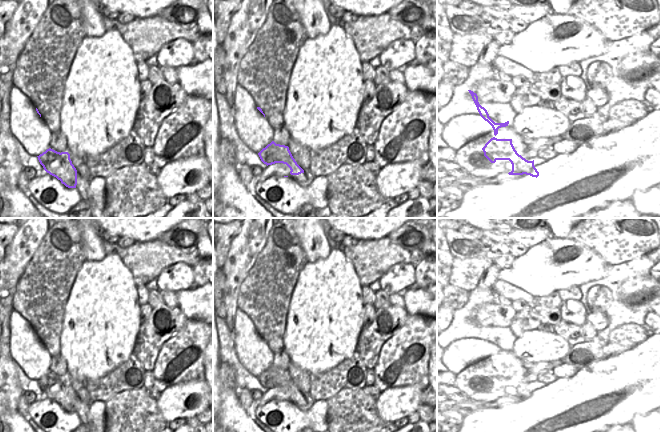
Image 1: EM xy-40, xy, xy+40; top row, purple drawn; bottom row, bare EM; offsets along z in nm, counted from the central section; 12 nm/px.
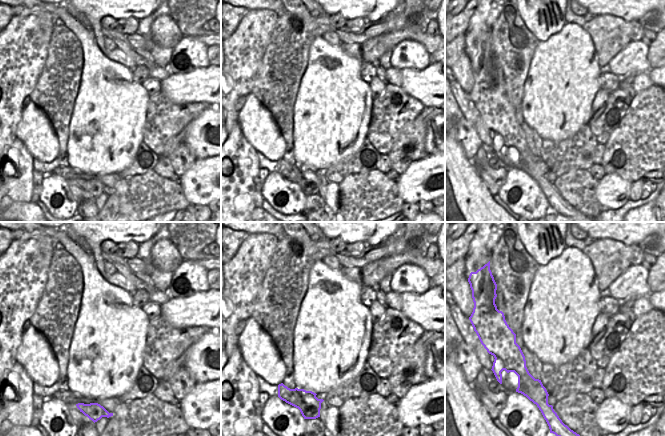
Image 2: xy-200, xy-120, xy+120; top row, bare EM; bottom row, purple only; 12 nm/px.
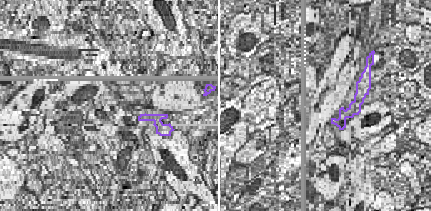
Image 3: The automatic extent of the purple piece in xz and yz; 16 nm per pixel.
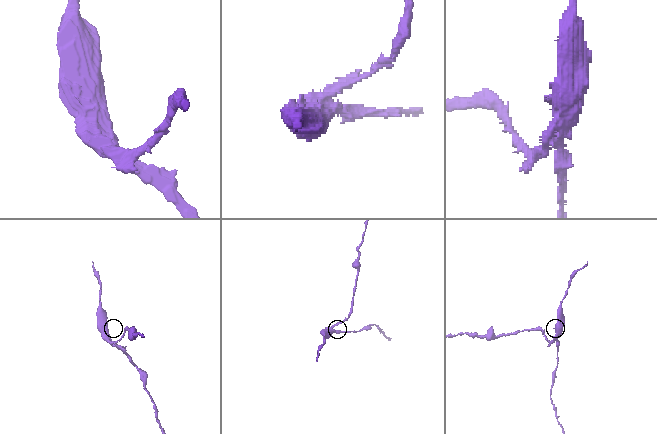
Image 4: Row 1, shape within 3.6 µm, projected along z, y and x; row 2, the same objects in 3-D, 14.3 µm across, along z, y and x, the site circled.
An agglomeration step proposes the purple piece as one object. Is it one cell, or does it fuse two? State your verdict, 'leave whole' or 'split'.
split

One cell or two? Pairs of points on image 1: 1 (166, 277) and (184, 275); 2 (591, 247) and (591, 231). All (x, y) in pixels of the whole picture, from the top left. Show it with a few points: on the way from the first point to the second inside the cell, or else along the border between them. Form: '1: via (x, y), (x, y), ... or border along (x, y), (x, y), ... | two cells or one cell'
1: via (170, 279), (180, 275) | one cell
2: border along (584, 238), (615, 239) | two cells

